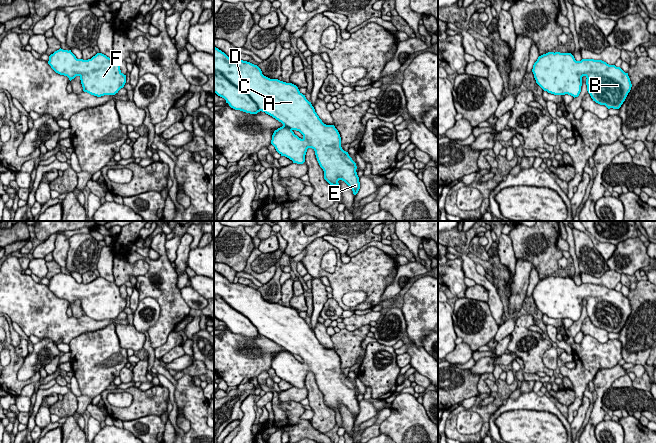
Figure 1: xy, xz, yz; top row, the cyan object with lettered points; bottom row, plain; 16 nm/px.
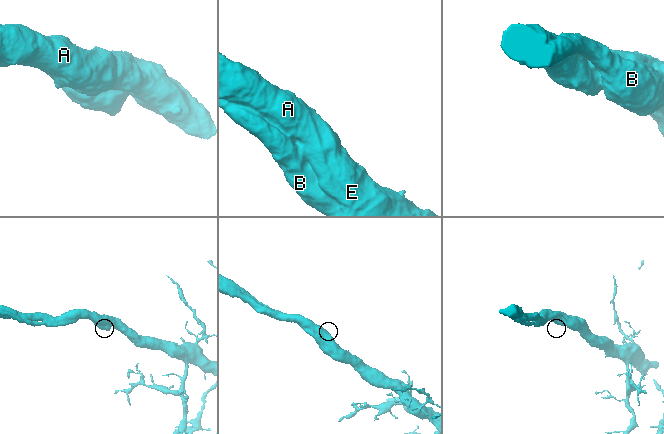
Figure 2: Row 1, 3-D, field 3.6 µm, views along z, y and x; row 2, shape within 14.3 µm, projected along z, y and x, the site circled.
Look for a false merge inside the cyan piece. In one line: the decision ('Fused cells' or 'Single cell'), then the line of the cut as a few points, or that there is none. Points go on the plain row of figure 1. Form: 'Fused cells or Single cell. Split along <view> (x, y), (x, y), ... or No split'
Single cell. No split

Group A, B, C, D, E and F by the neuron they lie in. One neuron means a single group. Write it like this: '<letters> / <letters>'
A B C D E F

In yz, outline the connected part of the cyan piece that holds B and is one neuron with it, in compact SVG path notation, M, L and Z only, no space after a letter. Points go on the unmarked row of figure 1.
M548 276L538 281L532 296L536 307L548 317L578 321L581 316L582 301L585 300L587 315L593 325L605 329L608 333L619 333L631 314L632 308L628 297L620 291L609 289L602 284L582 283L576 285L571 277Z

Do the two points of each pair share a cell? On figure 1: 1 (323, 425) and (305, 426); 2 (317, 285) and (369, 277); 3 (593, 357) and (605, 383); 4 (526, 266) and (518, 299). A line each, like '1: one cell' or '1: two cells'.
1: two cells
2: two cells
3: two cells
4: one cell

